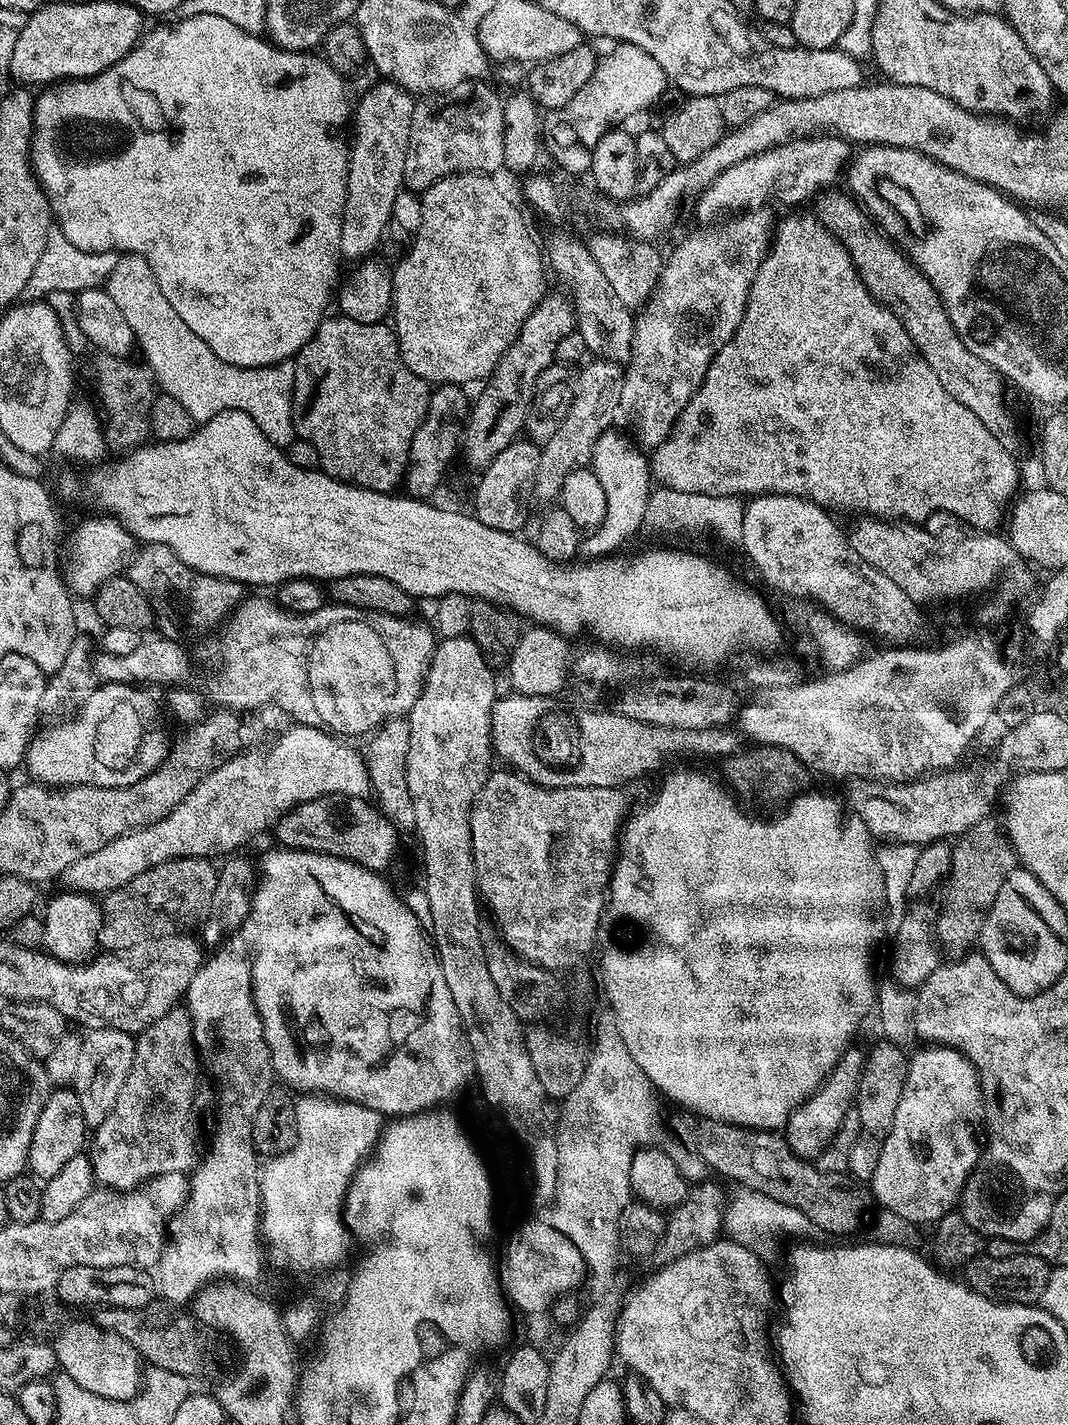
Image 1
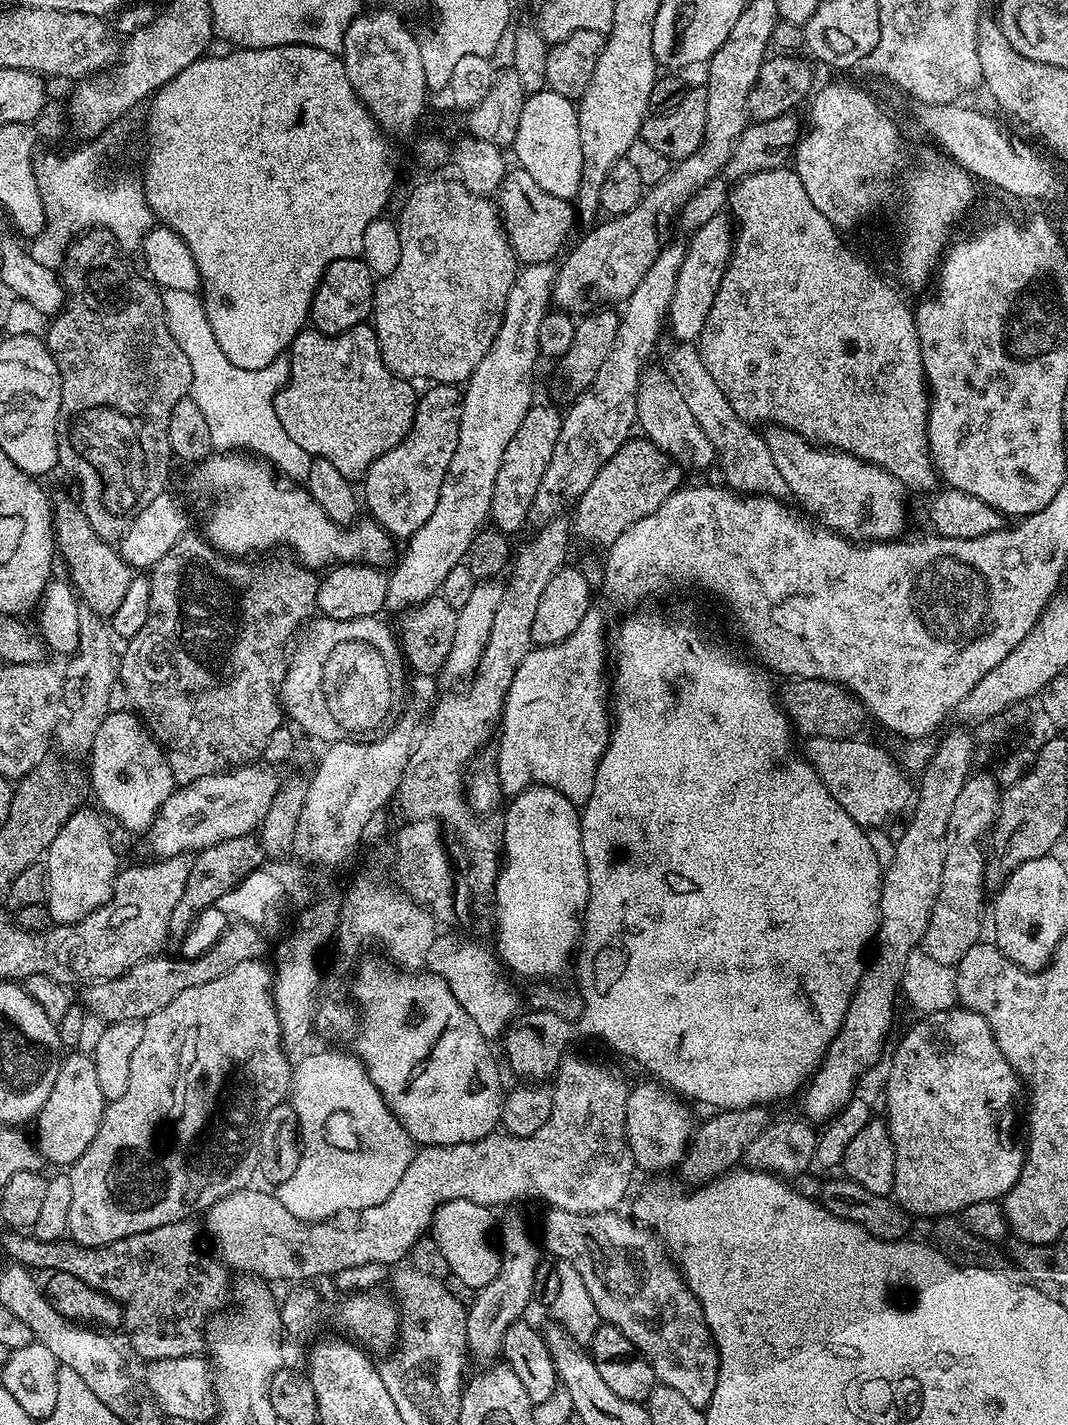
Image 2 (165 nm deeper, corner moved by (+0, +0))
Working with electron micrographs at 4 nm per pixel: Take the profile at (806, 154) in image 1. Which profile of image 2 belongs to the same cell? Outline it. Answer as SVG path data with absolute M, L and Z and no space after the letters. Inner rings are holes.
M724 214L710 218L710 222L691 233L690 240L692 242L687 243L684 261L678 272L672 306L668 309L666 317L670 332L672 328L675 339L680 342L699 341L706 326L710 306L714 306L714 294L718 294L718 286L722 286L722 274L726 274L726 266L732 257L733 221Z

